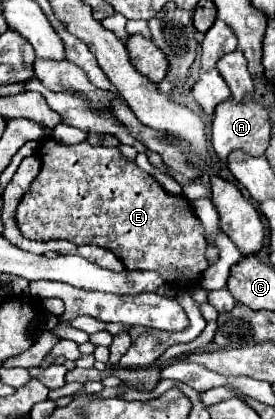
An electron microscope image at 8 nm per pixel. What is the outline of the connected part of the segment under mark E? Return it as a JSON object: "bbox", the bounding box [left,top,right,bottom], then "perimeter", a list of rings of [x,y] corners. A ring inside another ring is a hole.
{"bbox":[16,139,210,287],"perimeter":[[[44,139],[38,157],[42,159],[42,169],[16,209],[16,225],[26,239],[66,239],[74,245],[98,245],[110,249],[122,263],[126,263],[126,269],[154,269],[162,273],[166,283],[180,281],[178,287],[188,287],[188,283],[194,287],[198,283],[210,263],[204,255],[206,241],[202,239],[202,227],[198,227],[198,219],[194,219],[188,199],[166,193],[152,175],[144,173],[136,161],[126,159],[118,147],[90,147],[86,141],[64,145],[54,139]]]}

